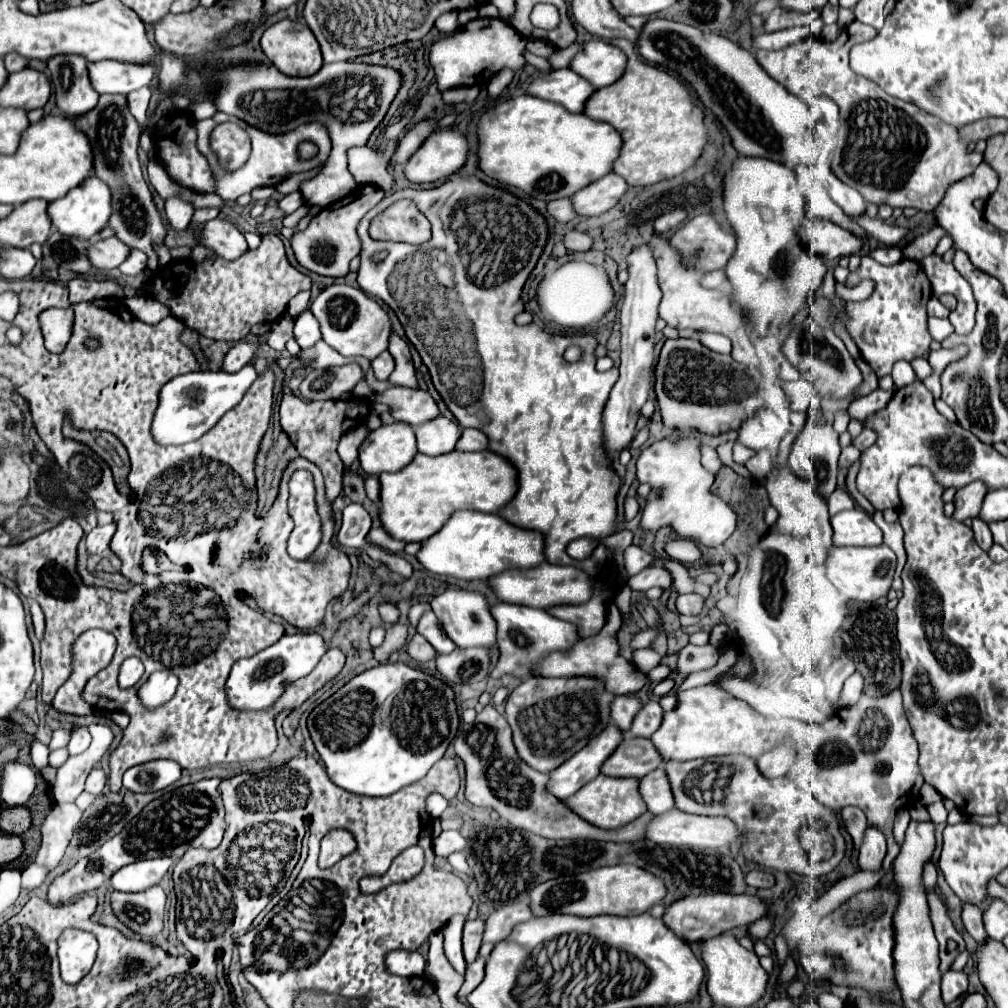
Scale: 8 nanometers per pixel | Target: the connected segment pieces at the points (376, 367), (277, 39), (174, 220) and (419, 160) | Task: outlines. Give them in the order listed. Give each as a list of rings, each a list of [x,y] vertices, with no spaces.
[[[383,352],[371,362],[371,366],[373,366],[373,372],[375,372],[377,380],[387,380],[391,376],[391,372],[395,370],[395,360],[389,352]]]
[[[287,18],[275,22],[273,26],[269,26],[263,32],[261,48],[263,48],[265,56],[271,60],[271,64],[287,76],[311,76],[311,74],[319,72],[319,68],[323,66],[319,42],[315,40],[313,32],[305,26],[305,22],[293,22]]]
[[[171,196],[165,200],[165,212],[167,212],[167,220],[171,222],[173,228],[177,230],[185,230],[191,216],[193,216],[195,206],[189,200],[183,200],[181,196]]]
[[[435,130],[411,154],[403,174],[409,182],[435,182],[465,166],[469,152],[467,138],[453,130]]]

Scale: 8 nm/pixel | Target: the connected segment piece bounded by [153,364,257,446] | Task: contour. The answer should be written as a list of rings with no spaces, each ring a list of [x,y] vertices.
[[[247,364],[239,372],[227,374],[227,372],[191,372],[177,376],[175,380],[167,382],[159,396],[159,408],[155,412],[153,420],[153,436],[159,444],[185,444],[201,438],[205,432],[209,432],[219,418],[231,410],[251,382],[257,378],[255,366]]]

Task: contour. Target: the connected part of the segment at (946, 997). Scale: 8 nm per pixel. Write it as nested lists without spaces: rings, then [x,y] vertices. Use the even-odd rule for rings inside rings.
[[[949,970],[947,974],[943,974],[941,980],[941,998],[945,1004],[953,1002],[957,996],[961,996],[969,986],[967,974],[963,970]]]

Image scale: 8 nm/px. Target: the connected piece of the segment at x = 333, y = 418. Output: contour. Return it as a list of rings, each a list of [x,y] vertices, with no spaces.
[[[291,392],[283,394],[283,398],[281,398],[281,428],[289,436],[289,440],[293,442],[299,456],[311,460],[323,472],[325,496],[331,504],[341,494],[343,474],[345,474],[345,466],[337,454],[337,442],[345,432],[349,432],[351,428],[361,424],[361,420],[365,422],[367,414],[369,414],[369,406],[357,398],[349,400],[349,402],[347,400],[305,402]]]

